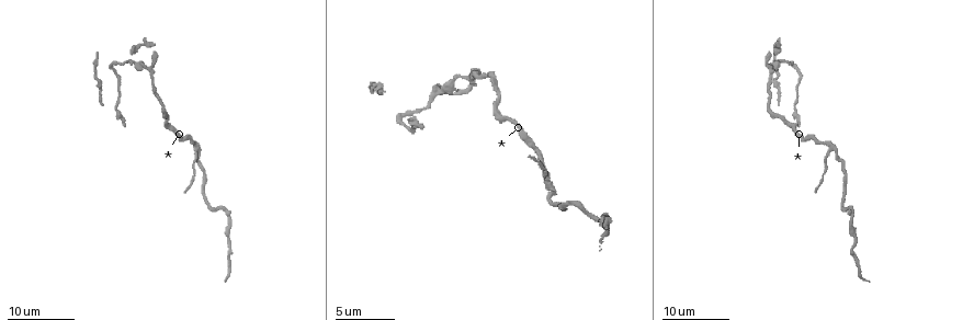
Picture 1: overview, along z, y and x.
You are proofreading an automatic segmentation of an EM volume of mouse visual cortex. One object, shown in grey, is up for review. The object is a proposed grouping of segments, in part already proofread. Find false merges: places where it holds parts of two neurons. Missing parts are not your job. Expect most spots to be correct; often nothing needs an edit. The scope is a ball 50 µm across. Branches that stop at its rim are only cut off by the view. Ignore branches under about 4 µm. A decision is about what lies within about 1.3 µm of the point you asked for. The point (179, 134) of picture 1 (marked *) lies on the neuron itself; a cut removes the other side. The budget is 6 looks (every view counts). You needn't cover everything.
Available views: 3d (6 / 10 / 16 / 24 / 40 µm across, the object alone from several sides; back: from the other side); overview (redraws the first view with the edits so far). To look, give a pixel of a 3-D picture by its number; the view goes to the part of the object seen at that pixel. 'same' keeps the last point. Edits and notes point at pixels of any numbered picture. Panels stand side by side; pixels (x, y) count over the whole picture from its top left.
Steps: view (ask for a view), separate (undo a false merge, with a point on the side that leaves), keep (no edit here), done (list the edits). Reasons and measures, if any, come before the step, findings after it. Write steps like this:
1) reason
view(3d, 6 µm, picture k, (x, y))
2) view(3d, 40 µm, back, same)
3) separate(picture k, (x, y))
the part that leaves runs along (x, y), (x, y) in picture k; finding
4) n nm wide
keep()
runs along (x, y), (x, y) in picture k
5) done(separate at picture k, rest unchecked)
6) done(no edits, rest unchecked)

view(3d, 16 µm, picture 1, (110, 66))

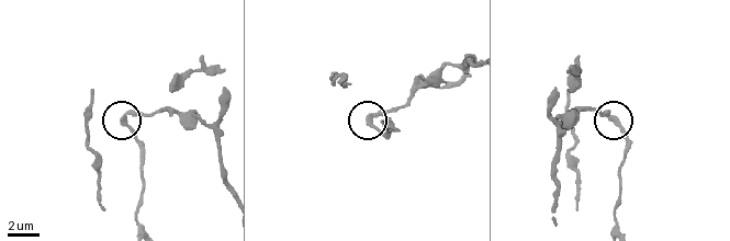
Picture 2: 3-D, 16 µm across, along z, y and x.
view(3d, 6 µm, picture 2, (612, 118))

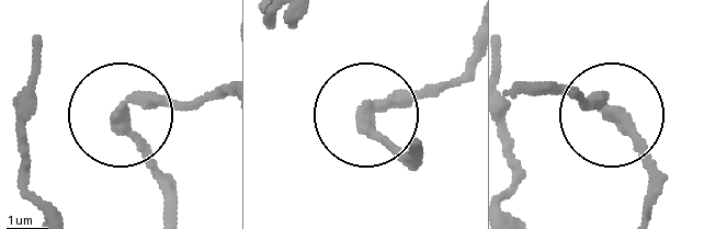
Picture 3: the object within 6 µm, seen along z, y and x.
260 nm wide
keep()
continuous, no second neuron

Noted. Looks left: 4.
small branch off a trunk
view(3d, 24 µm, picture 1, (830, 149))

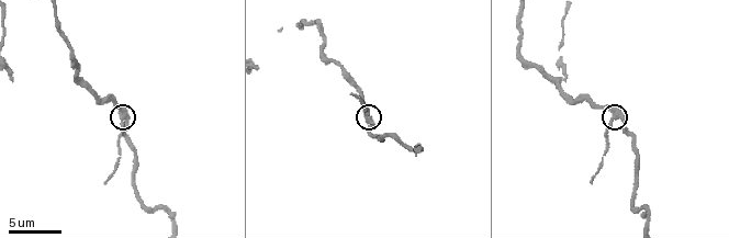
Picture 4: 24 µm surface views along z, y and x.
view(3d, 6 µm, picture 4, (611, 121))

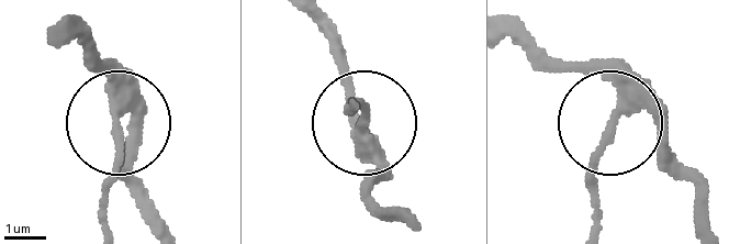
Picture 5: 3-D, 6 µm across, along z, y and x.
side arm 8 µm; 3 arms
keep()
all the same neuron

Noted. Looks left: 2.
calibre changes
view(3d, 6 µm, picture 4, (560, 46))

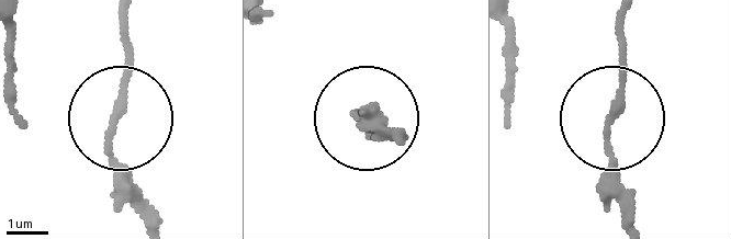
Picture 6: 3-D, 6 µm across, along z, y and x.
keep()
runs along (128, 14), (128, 99), (108, 140), (138, 214) in picture 6; continuous, no second neuron

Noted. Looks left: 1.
done(no edits, rest unchecked)

